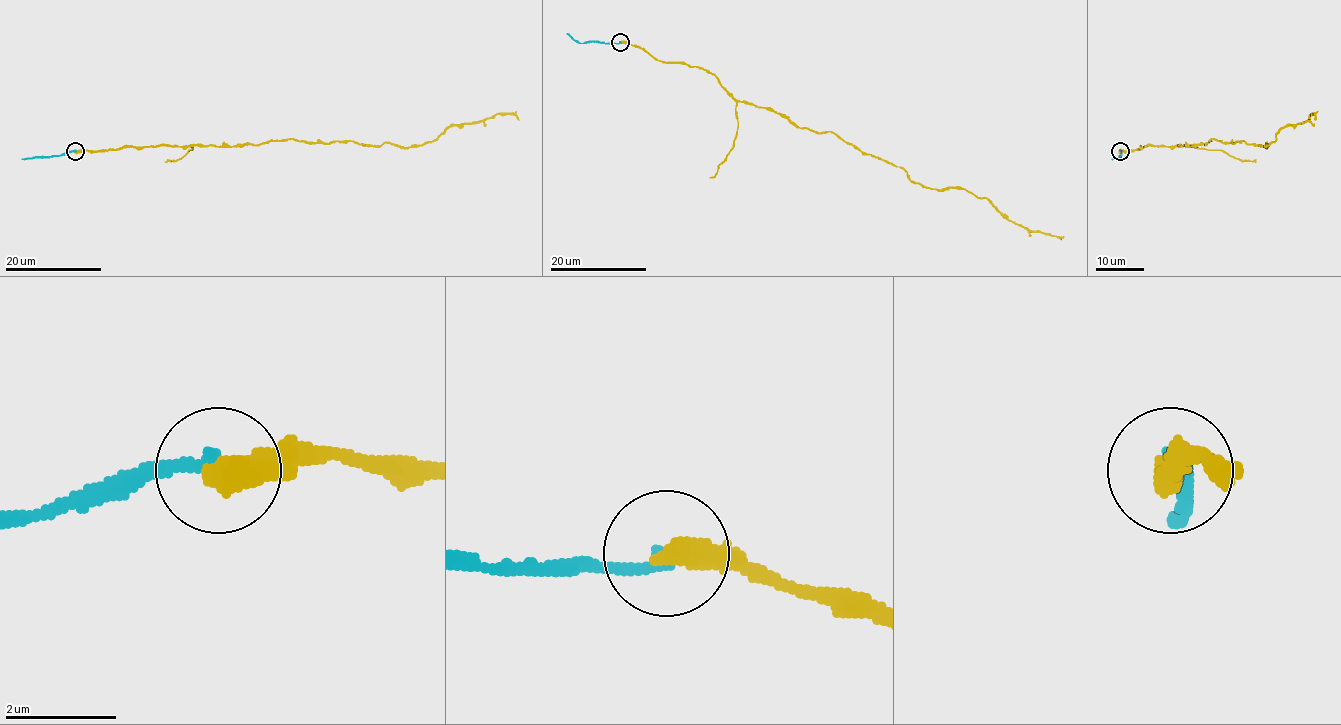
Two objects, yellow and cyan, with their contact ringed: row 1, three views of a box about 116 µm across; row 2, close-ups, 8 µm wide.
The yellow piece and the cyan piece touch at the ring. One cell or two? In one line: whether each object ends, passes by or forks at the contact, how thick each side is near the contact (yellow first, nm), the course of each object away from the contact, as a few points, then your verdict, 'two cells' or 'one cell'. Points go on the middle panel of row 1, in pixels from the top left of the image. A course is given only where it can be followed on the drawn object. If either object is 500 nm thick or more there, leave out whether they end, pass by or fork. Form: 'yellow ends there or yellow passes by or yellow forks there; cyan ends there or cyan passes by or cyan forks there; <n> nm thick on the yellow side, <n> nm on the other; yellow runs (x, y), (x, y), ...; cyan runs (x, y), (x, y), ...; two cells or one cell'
500 nm thick on the yellow side, 240 nm on the other; yellow runs (621, 42), (705, 69), (737, 100), (834, 133), (912, 181), (961, 187), (1030, 230), (1064, 236); cyan runs (621, 42), (578, 43), (566, 34); one cell

